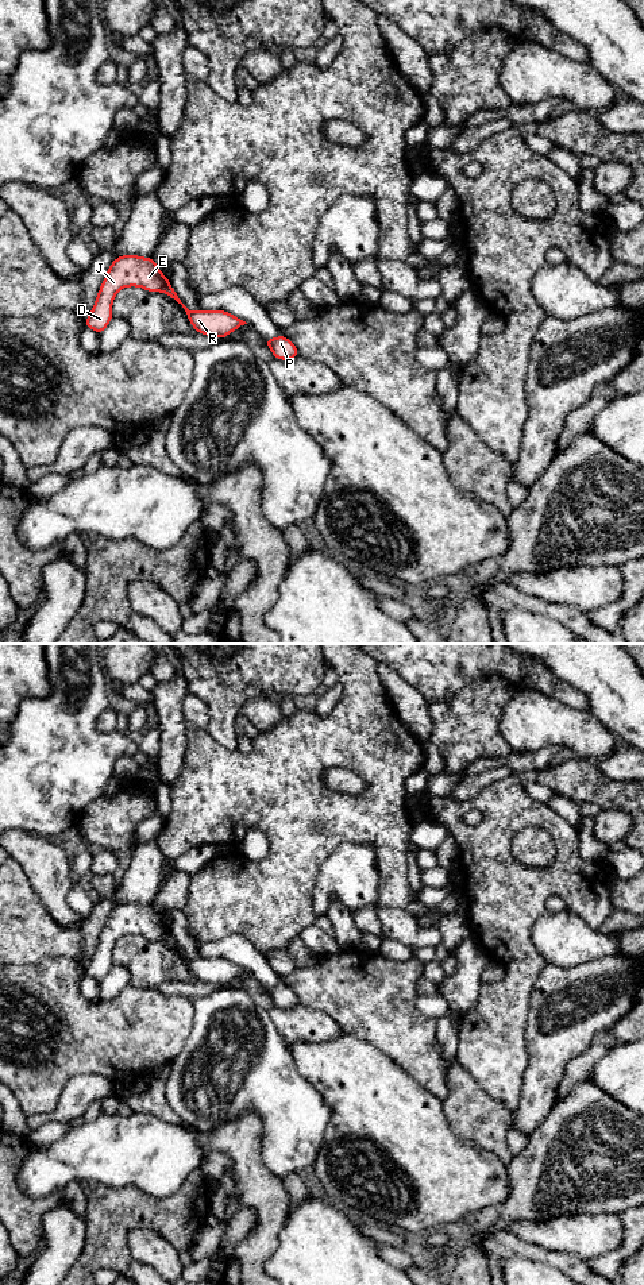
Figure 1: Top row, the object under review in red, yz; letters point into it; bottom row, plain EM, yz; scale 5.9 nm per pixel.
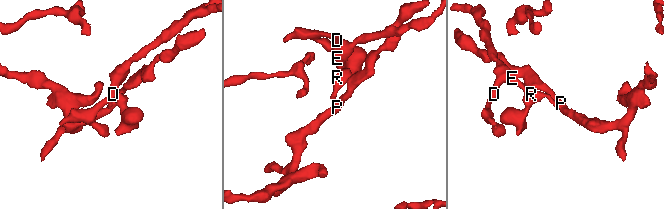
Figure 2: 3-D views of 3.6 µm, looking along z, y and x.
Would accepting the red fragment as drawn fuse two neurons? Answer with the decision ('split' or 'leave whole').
split

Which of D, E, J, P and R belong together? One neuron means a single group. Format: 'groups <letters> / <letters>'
groups D E J R / P

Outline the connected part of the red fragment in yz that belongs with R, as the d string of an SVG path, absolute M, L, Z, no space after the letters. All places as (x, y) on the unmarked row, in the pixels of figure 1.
M124 903L116 906L109 914L85 975L101 981L112 966L112 949L116 941L127 934L166 941L182 953L194 977L203 983L223 987L247 972L224 958L189 958L151 906Z

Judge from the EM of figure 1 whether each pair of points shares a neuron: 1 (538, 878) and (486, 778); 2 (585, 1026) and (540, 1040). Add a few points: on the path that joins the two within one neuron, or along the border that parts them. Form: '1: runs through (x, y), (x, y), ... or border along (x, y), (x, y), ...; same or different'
1: border along (513, 772), (486, 784), (475, 795), (462, 801); different
2: runs through (574, 1027), (559, 1031), (551, 1038); same

